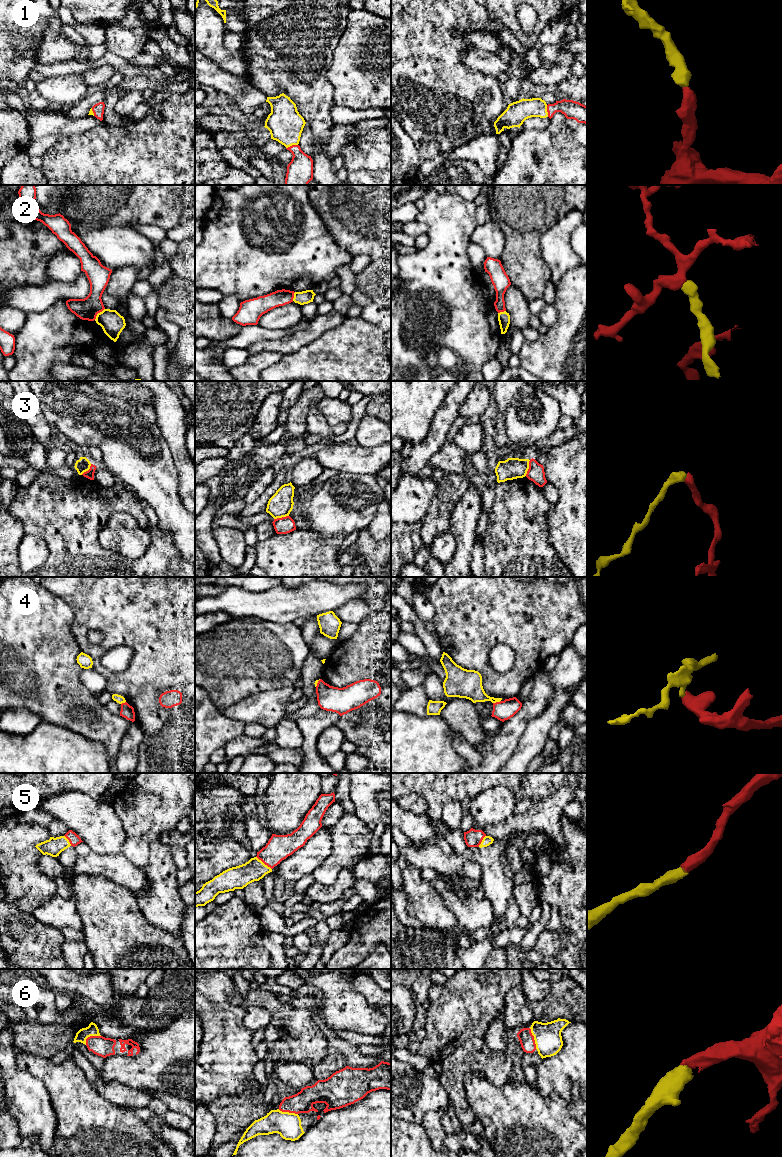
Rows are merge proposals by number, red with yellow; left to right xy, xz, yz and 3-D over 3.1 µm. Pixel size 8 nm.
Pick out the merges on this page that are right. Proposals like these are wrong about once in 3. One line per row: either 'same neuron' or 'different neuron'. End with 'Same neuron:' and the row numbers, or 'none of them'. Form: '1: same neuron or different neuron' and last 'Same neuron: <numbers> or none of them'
1: same neuron
2: different neuron
3: different neuron
4: different neuron
5: same neuron
6: same neuron
Same neuron: 1, 5, 6

